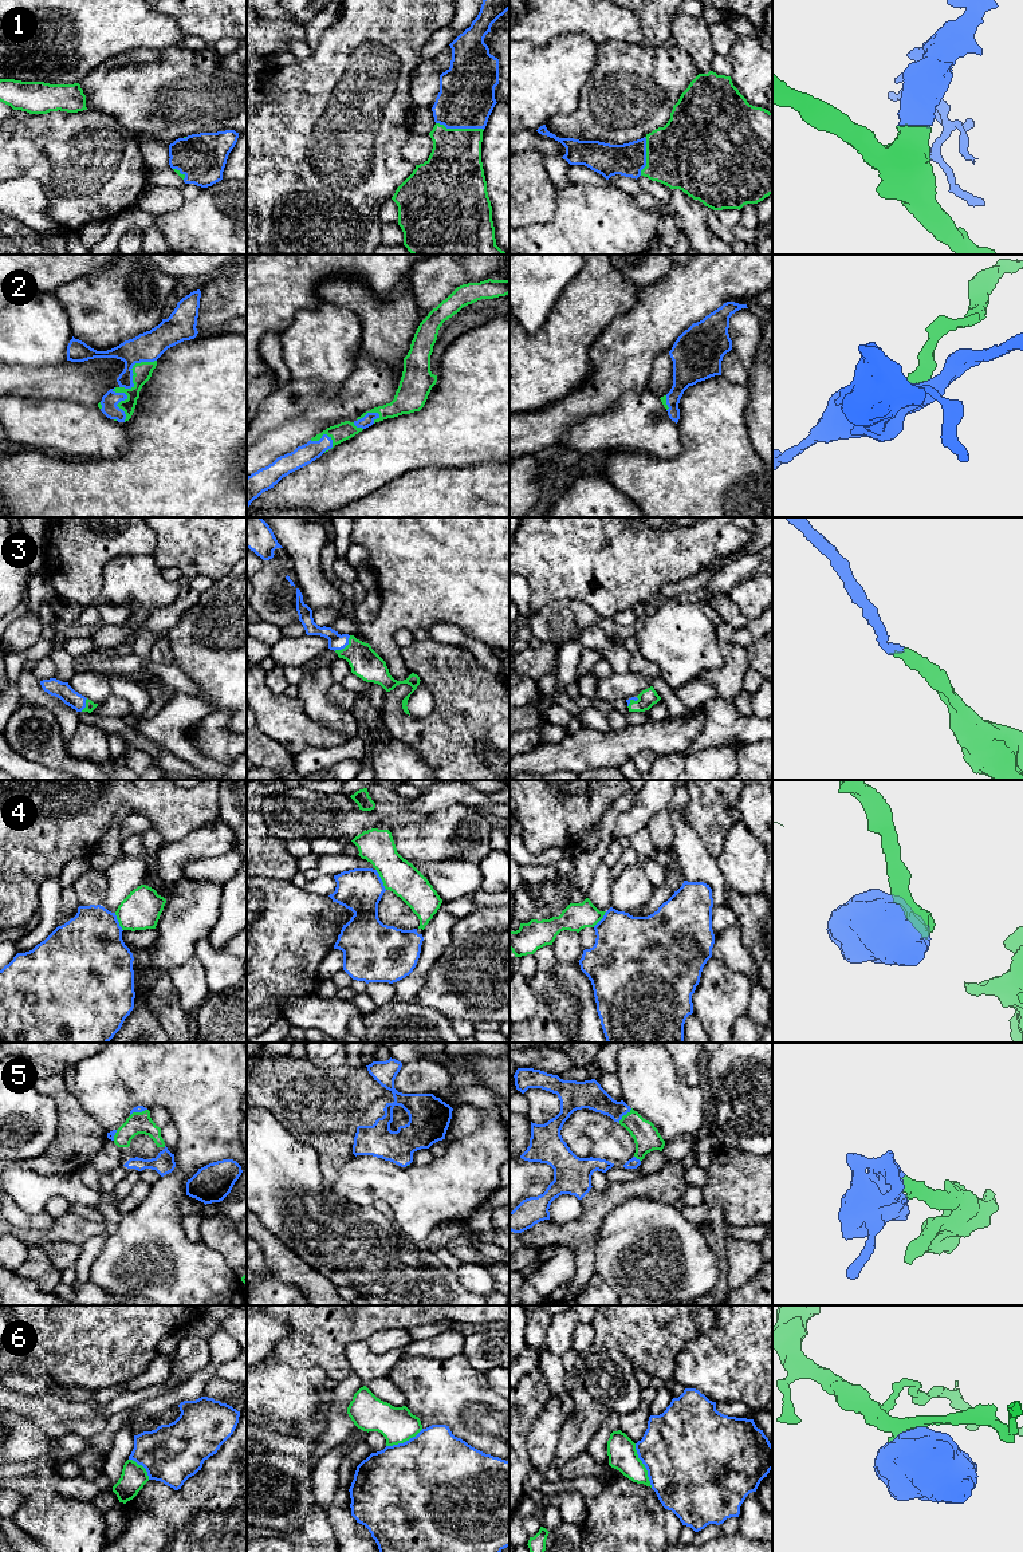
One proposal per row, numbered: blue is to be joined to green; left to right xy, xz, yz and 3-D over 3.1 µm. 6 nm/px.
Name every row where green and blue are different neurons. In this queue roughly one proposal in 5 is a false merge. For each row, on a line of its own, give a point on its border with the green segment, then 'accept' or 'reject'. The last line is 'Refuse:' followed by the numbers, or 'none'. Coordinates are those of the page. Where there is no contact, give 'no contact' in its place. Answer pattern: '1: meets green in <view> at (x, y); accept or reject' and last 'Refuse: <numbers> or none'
1: meets green in xz at (460, 129); accept
2: meets green in xy at (133, 371); accept
3: meets green in xz at (346, 646); accept
4: meets green in xz at (381, 878); accept
5: meets green in yz at (624, 1115); accept
6: meets green in yz at (644, 1465); reject
Refuse: 6

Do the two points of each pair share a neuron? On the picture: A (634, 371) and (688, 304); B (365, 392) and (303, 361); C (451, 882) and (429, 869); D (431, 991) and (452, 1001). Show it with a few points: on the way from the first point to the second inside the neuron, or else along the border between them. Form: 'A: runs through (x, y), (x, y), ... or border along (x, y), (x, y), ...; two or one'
A: runs through (637, 354), (671, 320); one
B: border along (358, 353), (354, 370), (342, 385), (322, 396); two
C: runs through (445, 877), (435, 871); one
D: runs through (436, 993), (447, 996); one

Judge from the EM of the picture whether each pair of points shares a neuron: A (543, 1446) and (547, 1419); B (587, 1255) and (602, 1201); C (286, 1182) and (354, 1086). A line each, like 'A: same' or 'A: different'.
A: same
B: same
C: different

